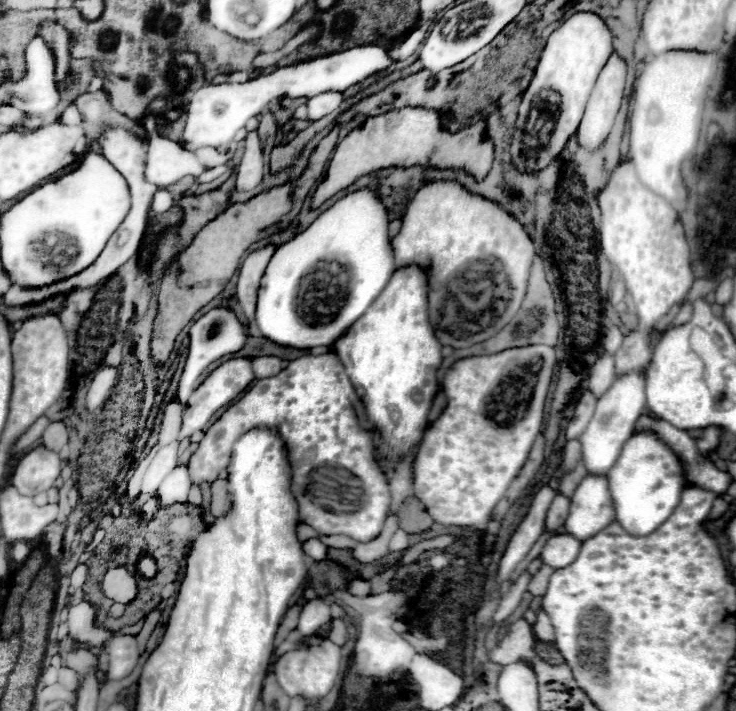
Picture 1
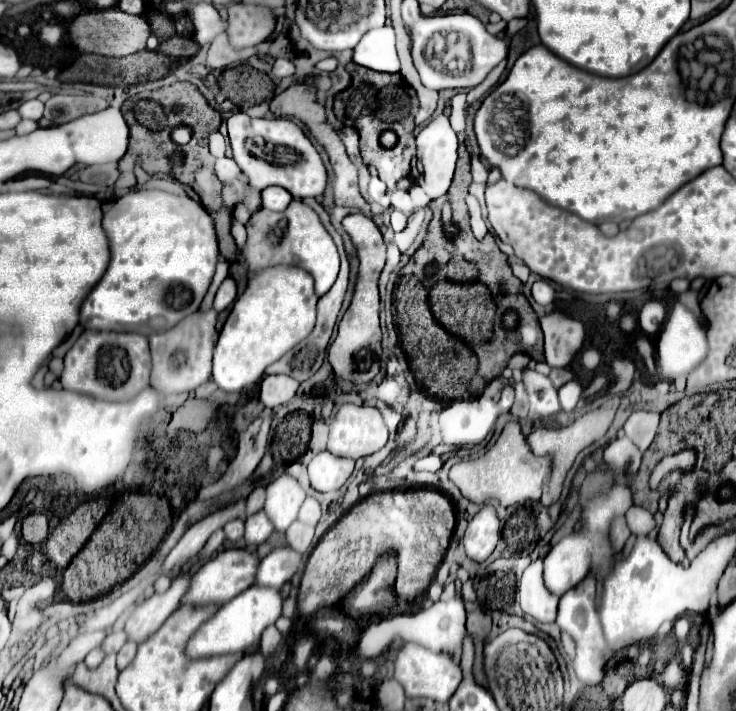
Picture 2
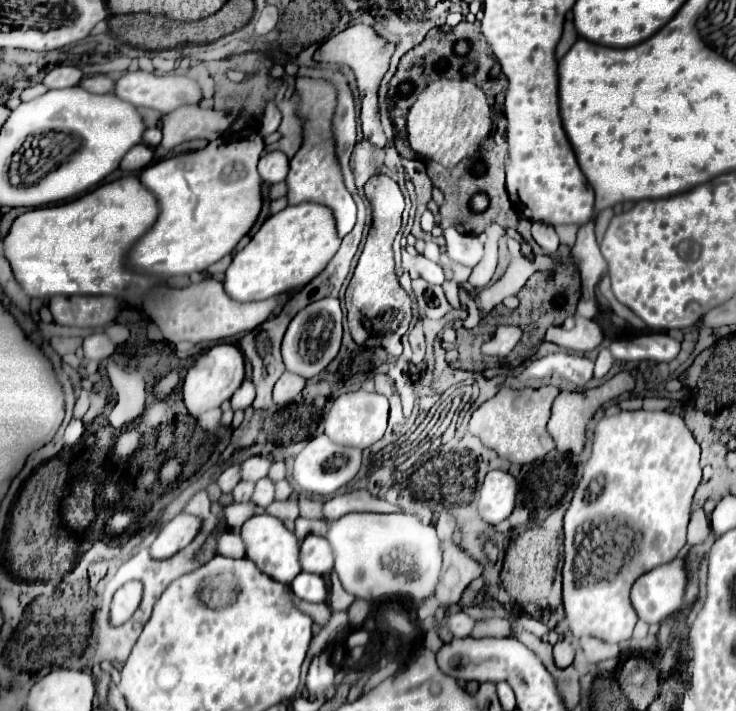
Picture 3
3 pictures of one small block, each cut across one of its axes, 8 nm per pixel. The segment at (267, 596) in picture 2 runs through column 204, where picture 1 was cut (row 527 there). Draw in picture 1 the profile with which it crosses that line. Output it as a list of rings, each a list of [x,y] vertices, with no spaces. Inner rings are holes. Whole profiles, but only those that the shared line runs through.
[[[640,434],[624,444],[620,458],[608,472],[608,490],[614,502],[616,522],[632,536],[648,536],[662,522],[670,518],[680,502],[684,488],[682,466],[662,442],[656,442],[654,434]]]

